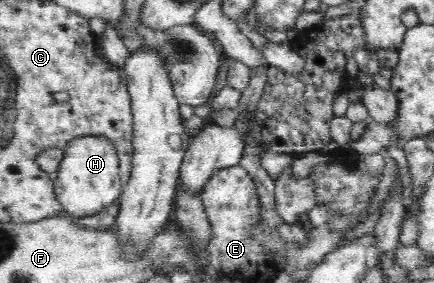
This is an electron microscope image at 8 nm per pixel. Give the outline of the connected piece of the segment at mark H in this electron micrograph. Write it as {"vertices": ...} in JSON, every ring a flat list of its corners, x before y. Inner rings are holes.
{"vertices":[[84,136,72,140,63,150,65,156,53,185,57,201,70,218,77,221,96,216,121,198,124,184,119,175,118,156,110,141,102,136]]}

